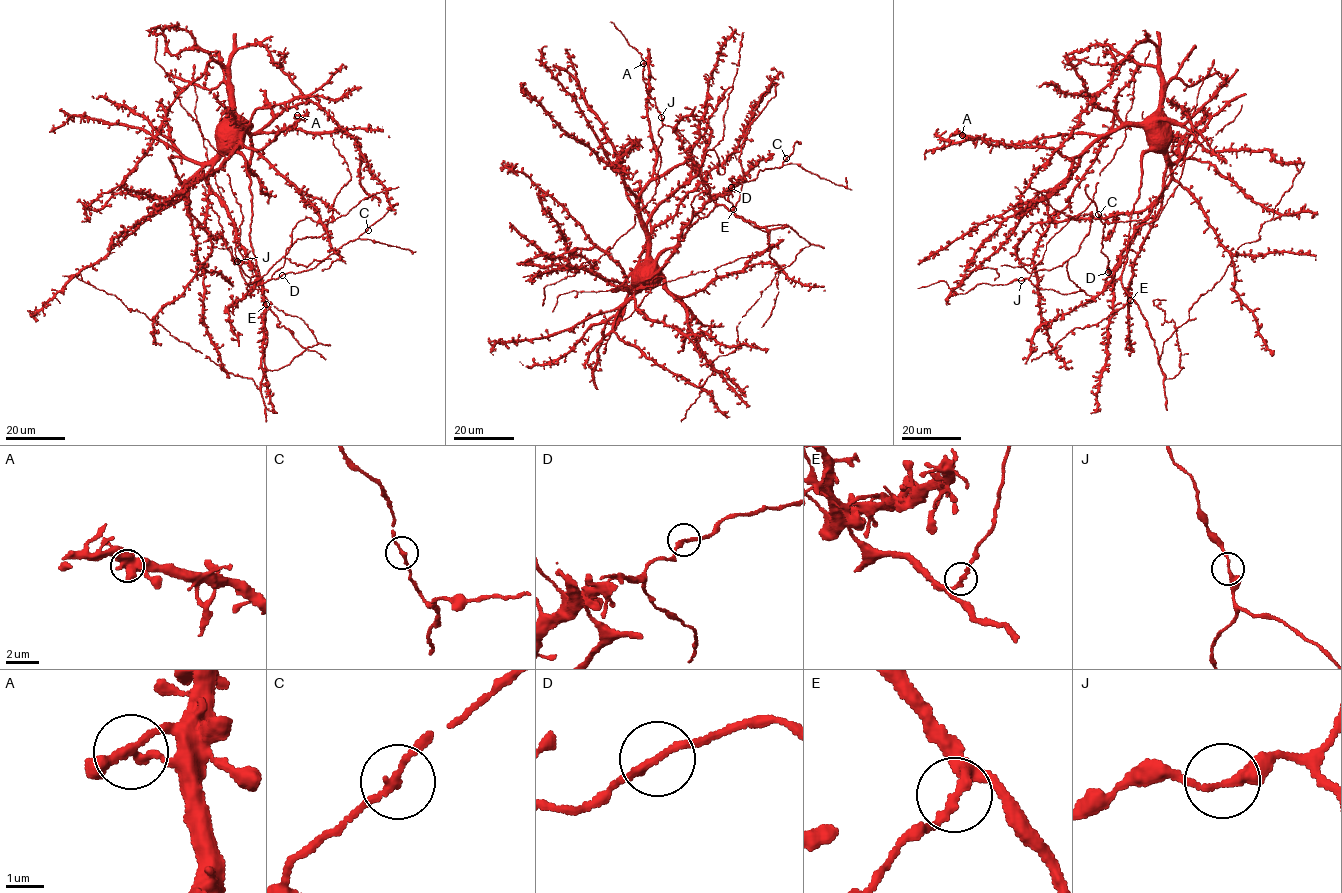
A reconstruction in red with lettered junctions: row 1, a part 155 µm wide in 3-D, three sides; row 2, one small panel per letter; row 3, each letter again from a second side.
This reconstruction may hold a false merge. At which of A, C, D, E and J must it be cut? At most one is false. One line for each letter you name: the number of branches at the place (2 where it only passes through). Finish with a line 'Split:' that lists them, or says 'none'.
Split: none

